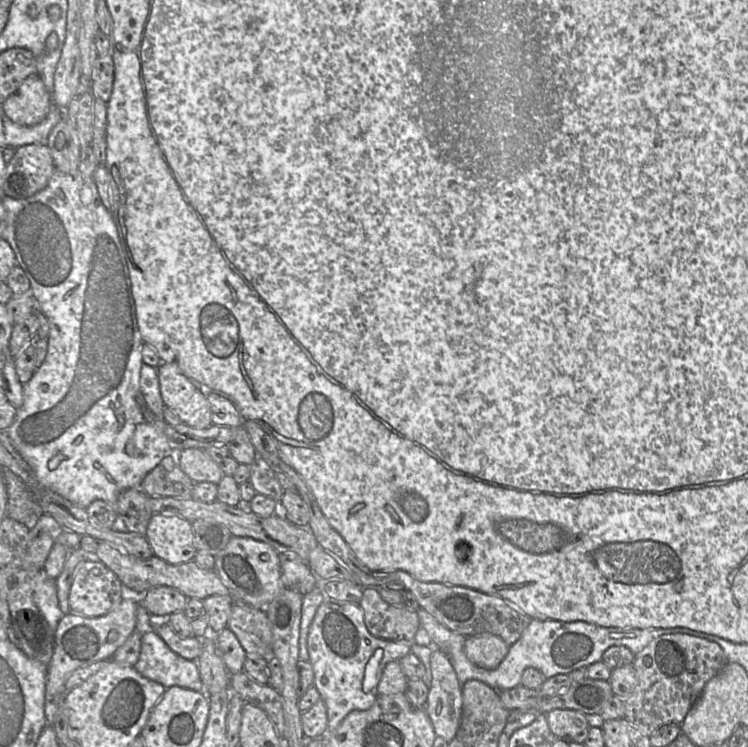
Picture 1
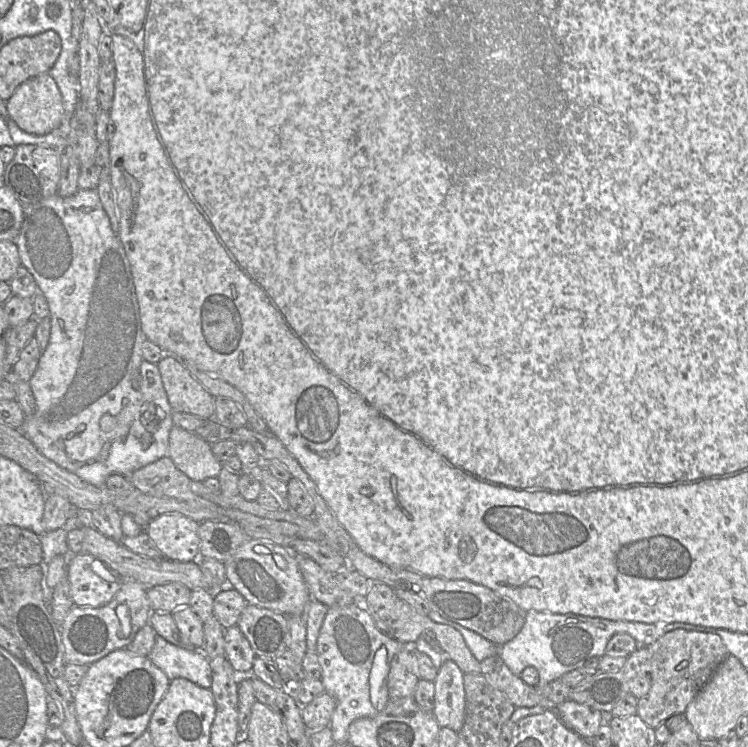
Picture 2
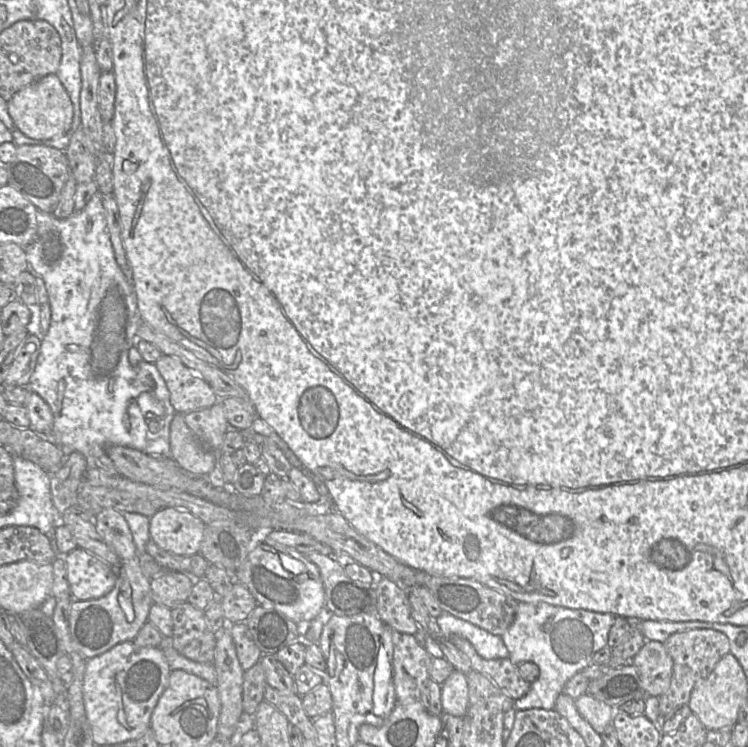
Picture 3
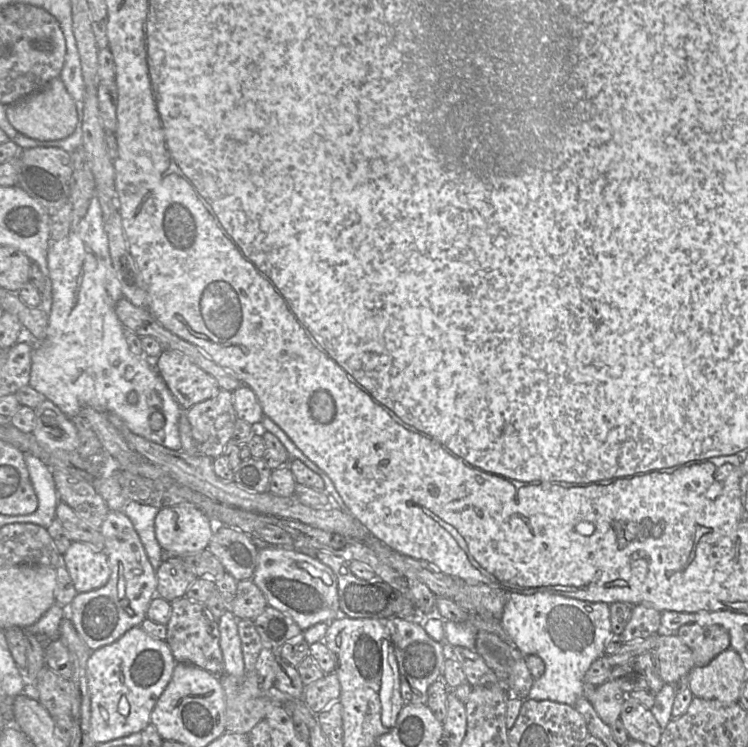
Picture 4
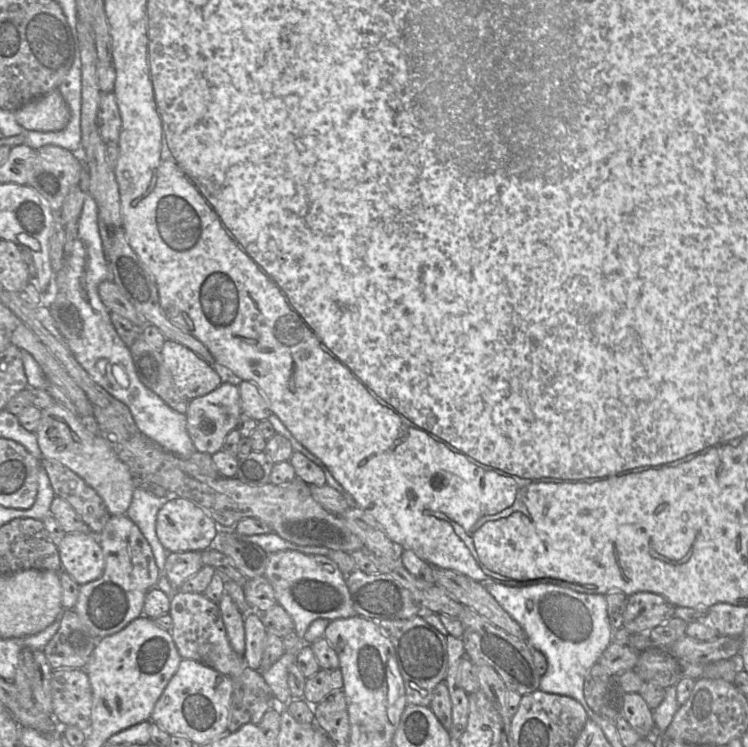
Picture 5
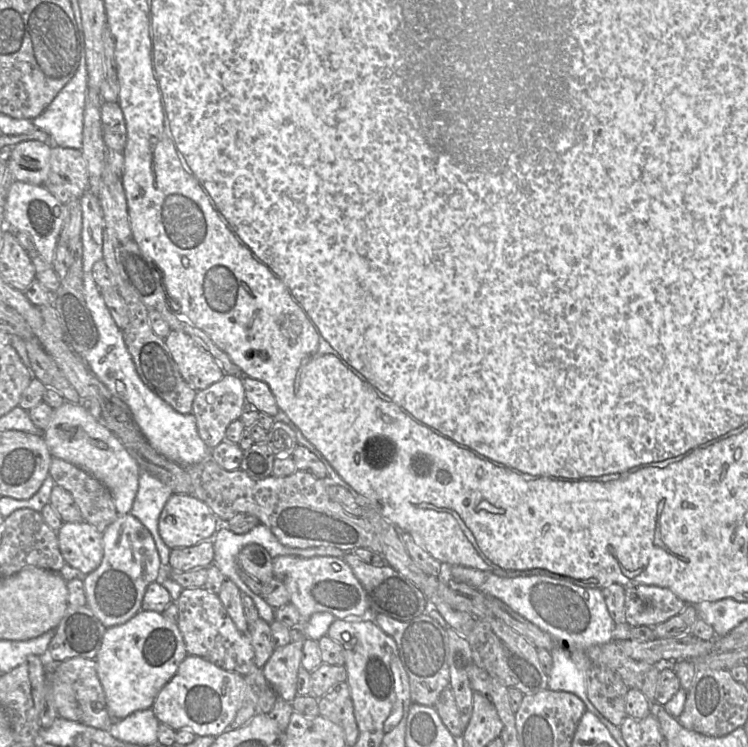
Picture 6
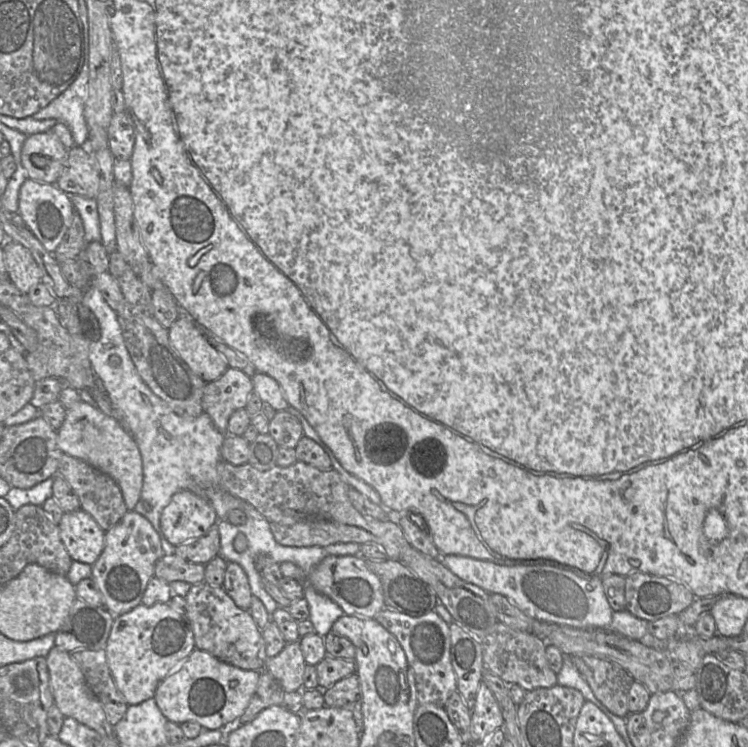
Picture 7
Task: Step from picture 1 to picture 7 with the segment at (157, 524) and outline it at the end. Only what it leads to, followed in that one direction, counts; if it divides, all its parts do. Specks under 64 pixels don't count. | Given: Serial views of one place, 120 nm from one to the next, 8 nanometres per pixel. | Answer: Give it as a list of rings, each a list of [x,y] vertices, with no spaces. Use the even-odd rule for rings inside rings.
[[[189,490],[175,493],[160,516],[160,528],[175,547],[204,536],[217,525],[217,514],[209,501]]]

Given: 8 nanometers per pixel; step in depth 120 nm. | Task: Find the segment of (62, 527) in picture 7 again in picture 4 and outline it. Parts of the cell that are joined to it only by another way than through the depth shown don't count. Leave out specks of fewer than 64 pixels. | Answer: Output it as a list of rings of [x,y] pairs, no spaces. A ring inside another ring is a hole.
[[[71,542],[60,565],[67,569],[77,593],[103,587],[111,574],[105,551],[83,542]]]

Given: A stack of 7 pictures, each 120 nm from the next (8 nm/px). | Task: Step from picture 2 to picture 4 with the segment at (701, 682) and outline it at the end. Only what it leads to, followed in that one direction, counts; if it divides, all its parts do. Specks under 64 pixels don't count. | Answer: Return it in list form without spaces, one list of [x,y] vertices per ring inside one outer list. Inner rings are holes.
[[[682,625],[676,635],[691,650],[695,667],[709,664],[719,653],[730,647],[728,631],[719,625]]]

